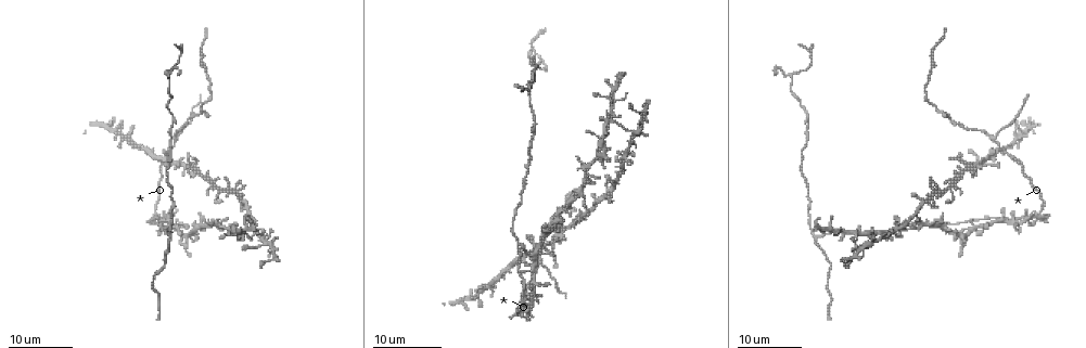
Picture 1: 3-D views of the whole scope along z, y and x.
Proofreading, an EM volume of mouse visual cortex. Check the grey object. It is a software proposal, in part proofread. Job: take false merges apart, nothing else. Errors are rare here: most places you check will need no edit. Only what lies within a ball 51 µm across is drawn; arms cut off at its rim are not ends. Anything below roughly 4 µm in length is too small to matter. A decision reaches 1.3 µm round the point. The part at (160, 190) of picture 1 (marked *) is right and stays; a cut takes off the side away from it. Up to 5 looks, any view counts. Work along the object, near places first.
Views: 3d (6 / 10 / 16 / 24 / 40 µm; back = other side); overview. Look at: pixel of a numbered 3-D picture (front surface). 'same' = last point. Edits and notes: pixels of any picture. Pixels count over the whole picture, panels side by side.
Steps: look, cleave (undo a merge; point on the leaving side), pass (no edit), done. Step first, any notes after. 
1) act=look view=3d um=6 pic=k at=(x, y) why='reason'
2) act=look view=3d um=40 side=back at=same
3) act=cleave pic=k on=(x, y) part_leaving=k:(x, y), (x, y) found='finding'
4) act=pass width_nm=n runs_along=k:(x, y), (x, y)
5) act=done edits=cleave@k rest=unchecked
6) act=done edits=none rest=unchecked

act=look view=3d um=16 pic=1 at=(520, 272) why='a fork'

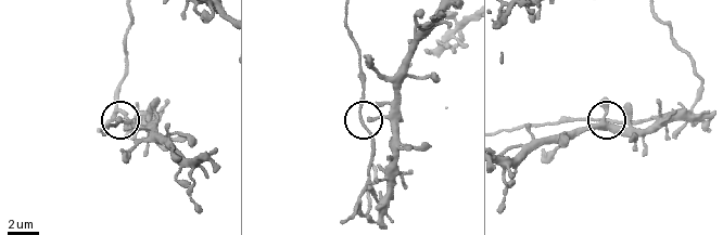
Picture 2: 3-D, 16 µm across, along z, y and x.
act=look view=3d um=6 pic=2 at=(363, 119)

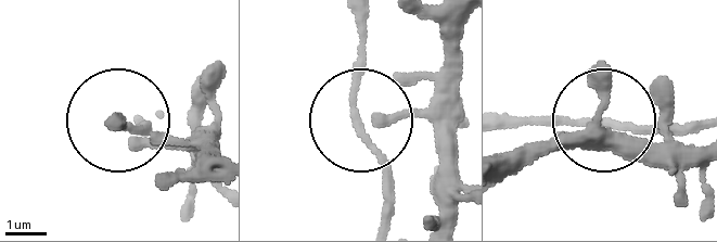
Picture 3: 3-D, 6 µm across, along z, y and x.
act=pass side_arm_um=39 found='continuous, no second neuron'

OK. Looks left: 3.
act=look view=3d um=16 pic=1 at=(1000, 149)

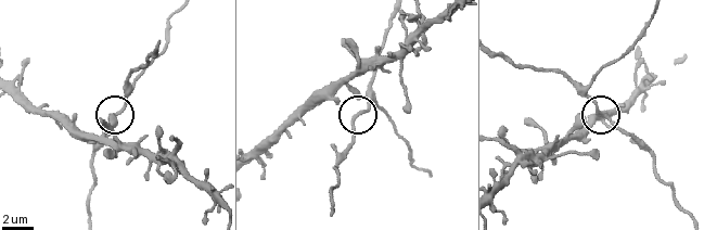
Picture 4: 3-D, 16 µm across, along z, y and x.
act=look view=3d um=10 pic=4 at=(359, 116) why='closer look'

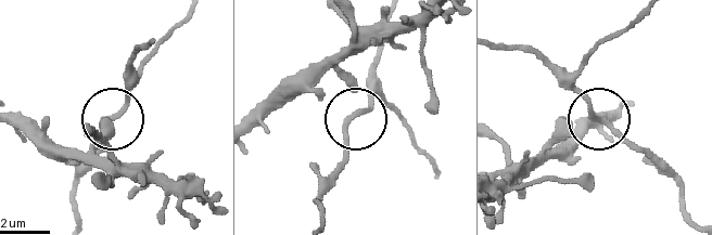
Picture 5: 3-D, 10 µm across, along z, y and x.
act=pass width_nm=170 runs_along=5:(697, 221), (678, 184), (628, 146), (556, 74) found='one neuron here'

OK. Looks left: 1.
act=done edits=none rest=unchecked

